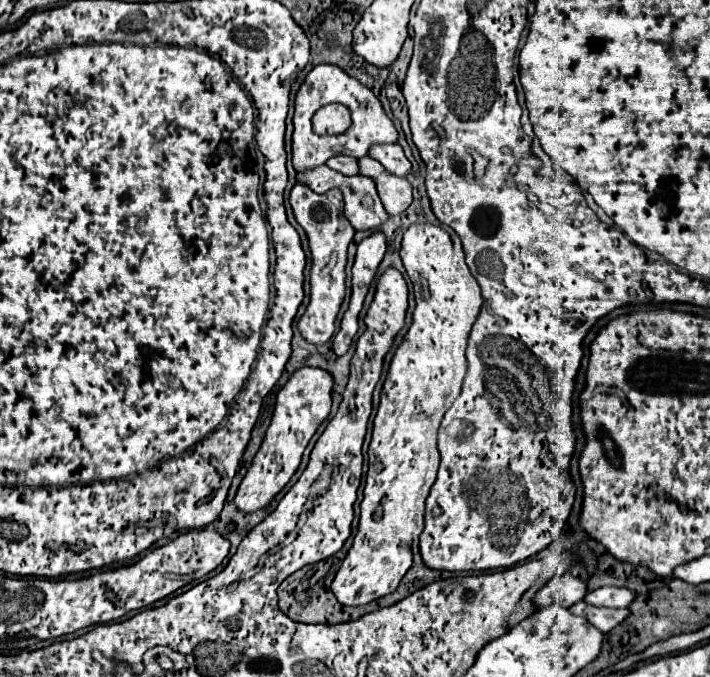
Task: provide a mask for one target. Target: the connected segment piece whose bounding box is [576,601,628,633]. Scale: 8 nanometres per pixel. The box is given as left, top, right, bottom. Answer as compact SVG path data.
M578 601L576 603L576 615L584 615L596 629L608 633L612 631L616 625L620 625L620 621L628 615L628 609L608 609L608 607L594 607L586 601Z

